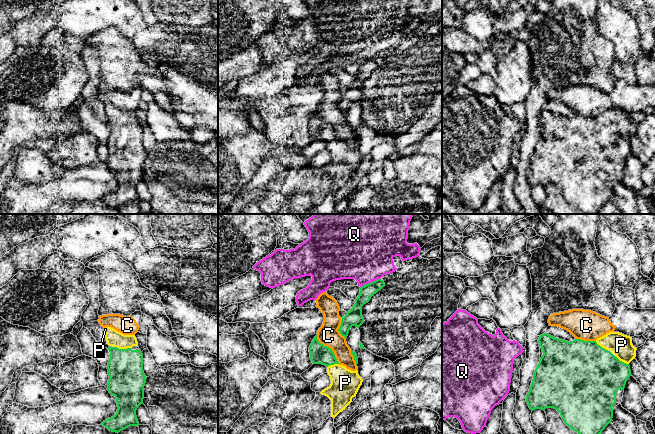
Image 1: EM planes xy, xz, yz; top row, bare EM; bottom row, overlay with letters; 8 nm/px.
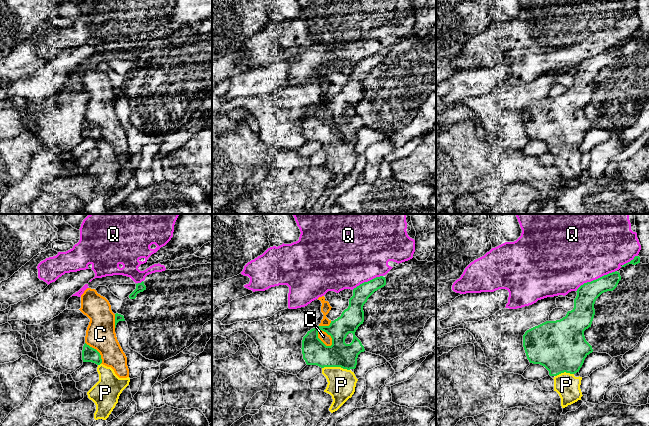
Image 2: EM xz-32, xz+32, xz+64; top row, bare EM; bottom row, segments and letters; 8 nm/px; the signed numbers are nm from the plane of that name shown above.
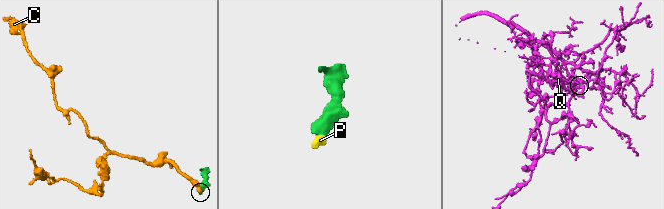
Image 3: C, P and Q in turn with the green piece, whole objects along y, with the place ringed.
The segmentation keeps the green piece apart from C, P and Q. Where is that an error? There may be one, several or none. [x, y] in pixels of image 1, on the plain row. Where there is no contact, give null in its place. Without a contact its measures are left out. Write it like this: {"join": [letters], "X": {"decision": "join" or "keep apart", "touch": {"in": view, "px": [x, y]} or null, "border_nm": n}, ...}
{"join": ["P"], "C": {"decision": "keep apart", "touch": {"in": "xz", "px": [328, 123]}, "border_nm": 300}, "P": {"decision": "join", "touch": {"in": "xy", "px": [122, 125]}, "border_nm": 140}, "Q": {"decision": "keep apart", "touch": {"in": "xz", "px": [371, 58]}, "border_nm": 180}}

